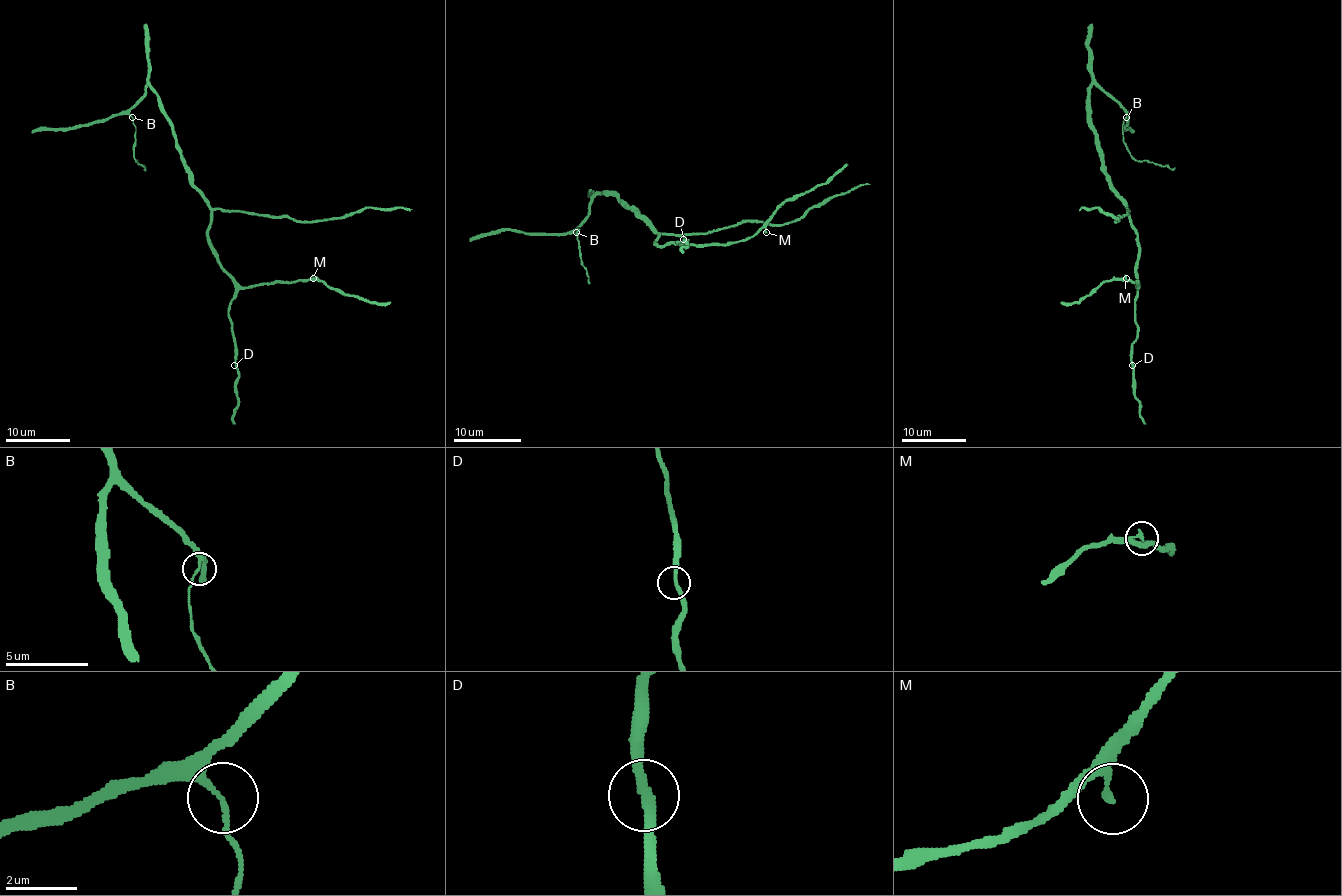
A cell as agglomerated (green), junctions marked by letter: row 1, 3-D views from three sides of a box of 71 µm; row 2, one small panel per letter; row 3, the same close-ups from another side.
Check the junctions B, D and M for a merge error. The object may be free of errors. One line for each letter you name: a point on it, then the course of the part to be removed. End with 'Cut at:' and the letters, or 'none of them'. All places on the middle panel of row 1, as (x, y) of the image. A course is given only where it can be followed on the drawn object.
Cut at: none of them

